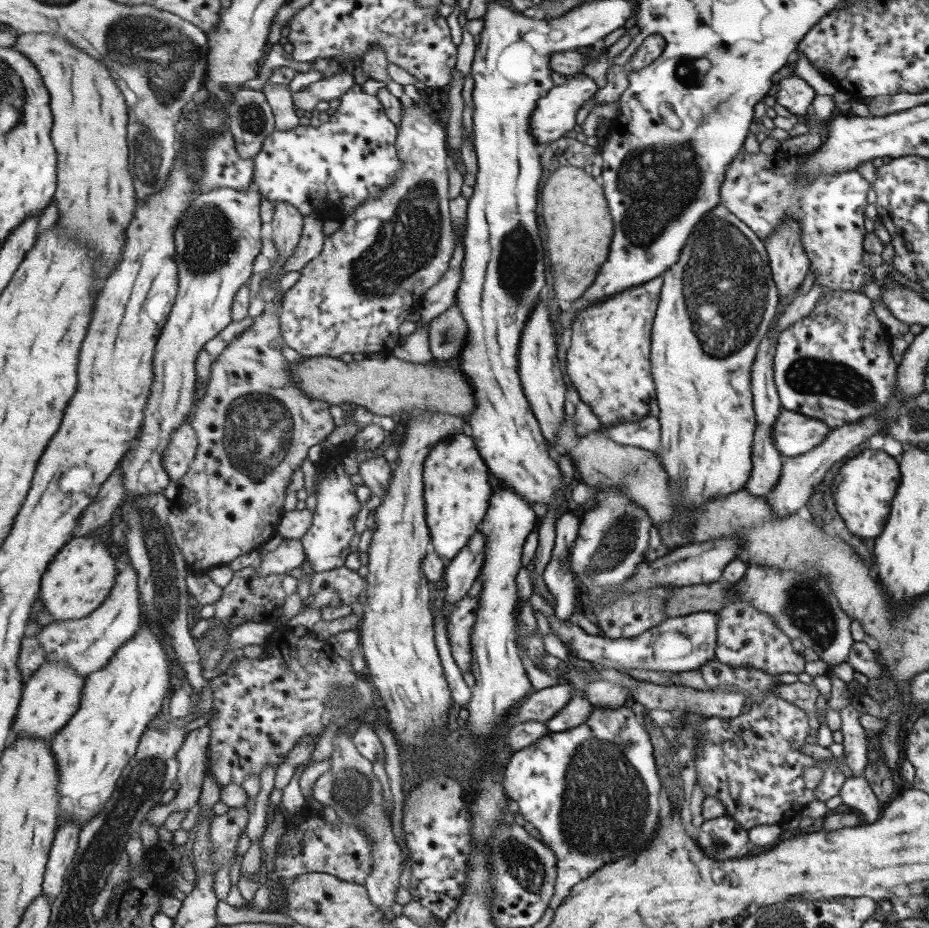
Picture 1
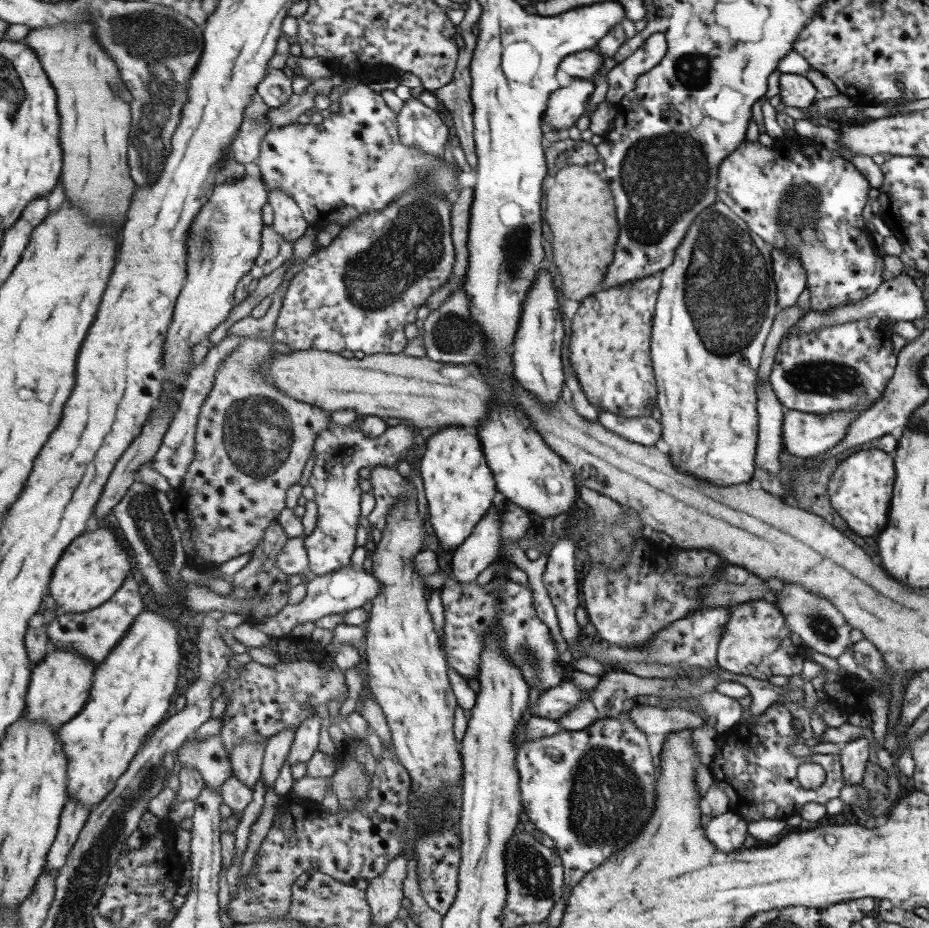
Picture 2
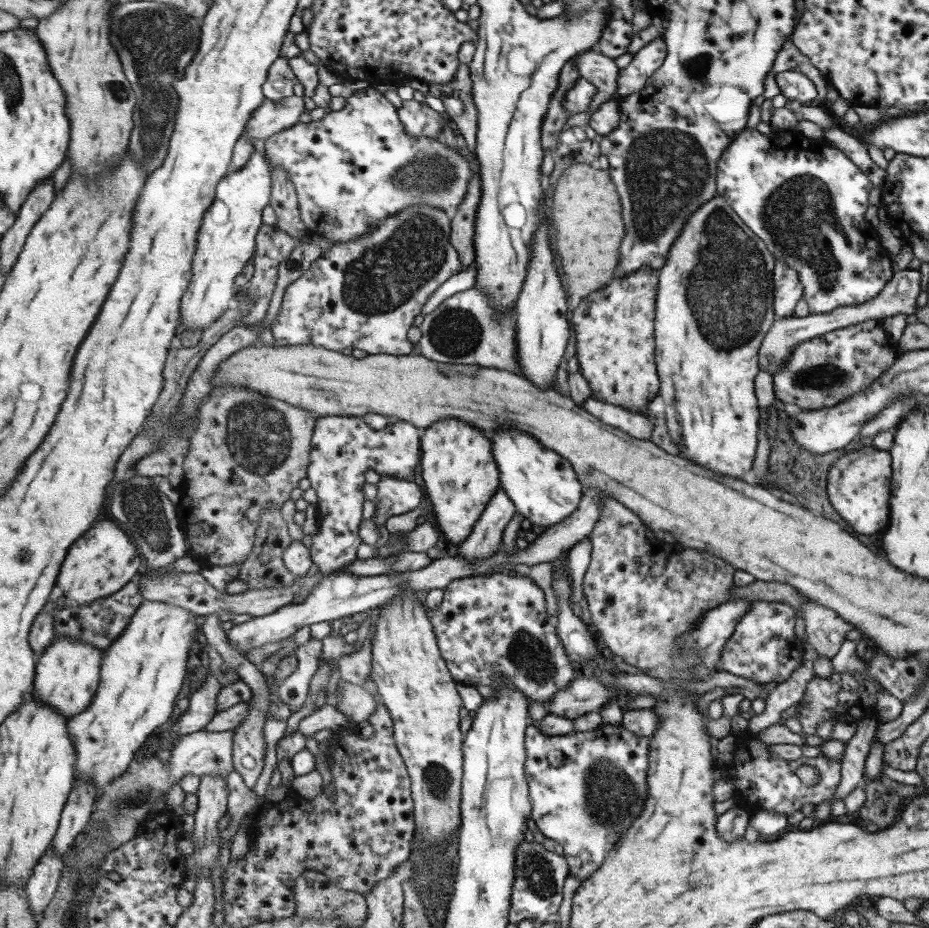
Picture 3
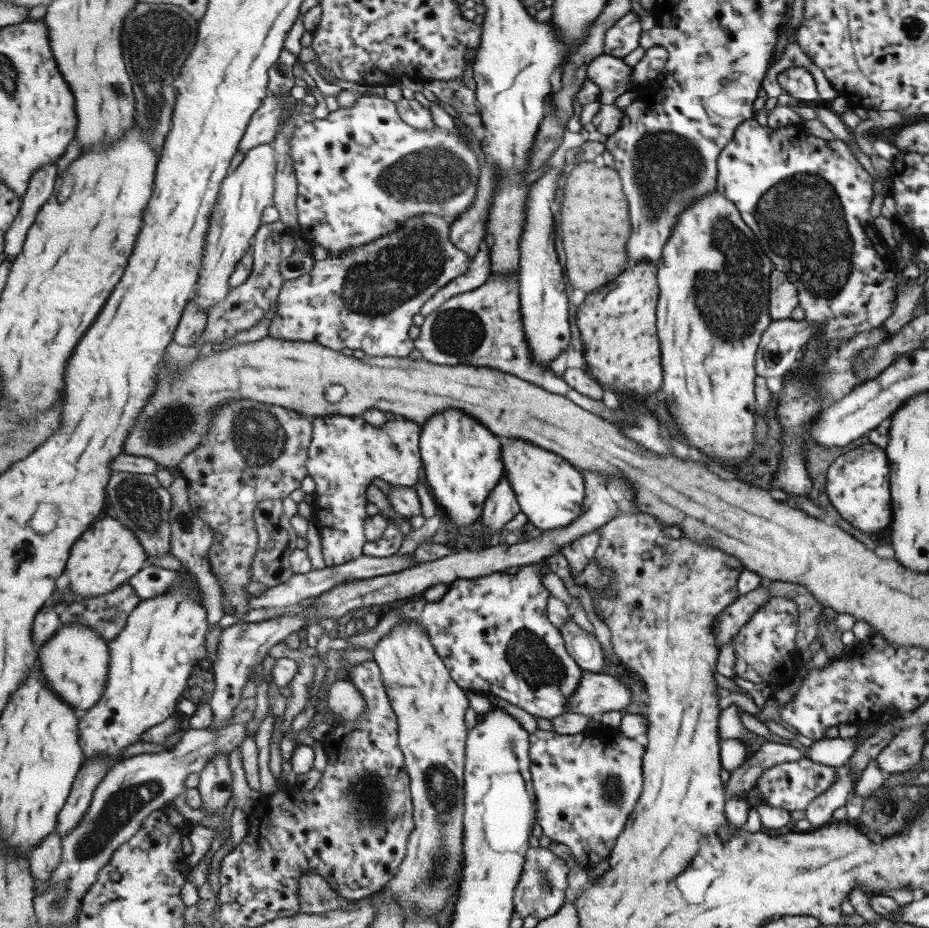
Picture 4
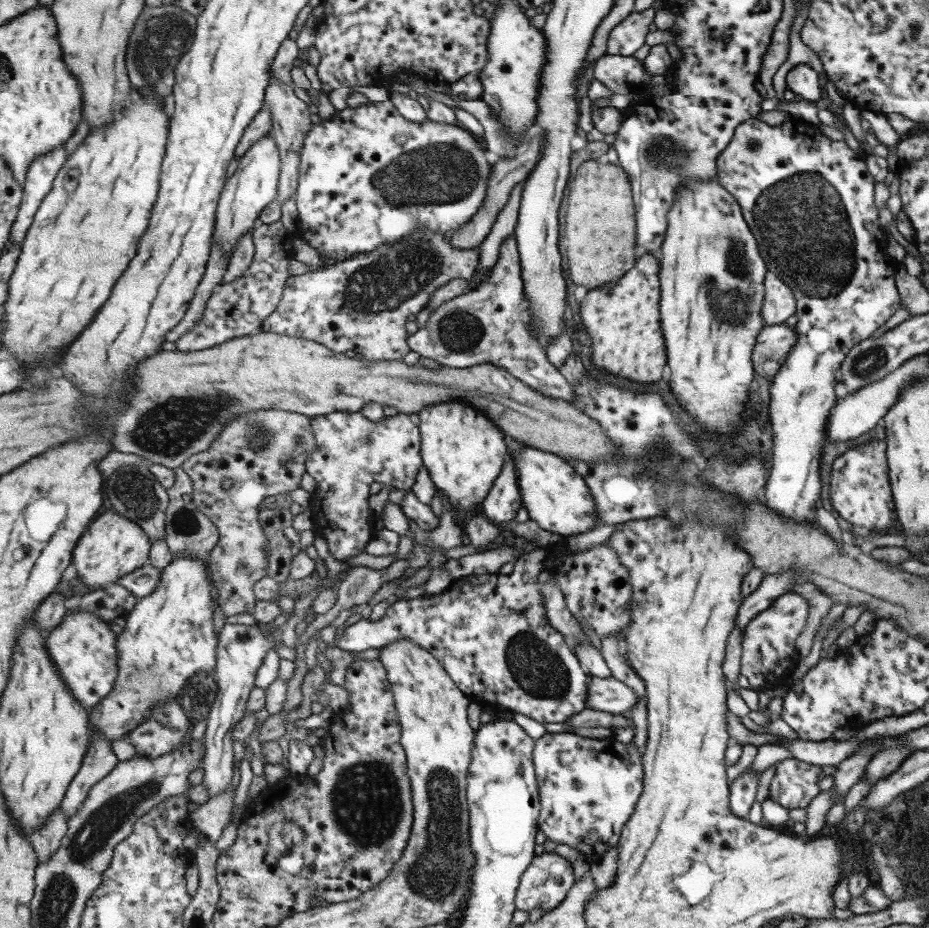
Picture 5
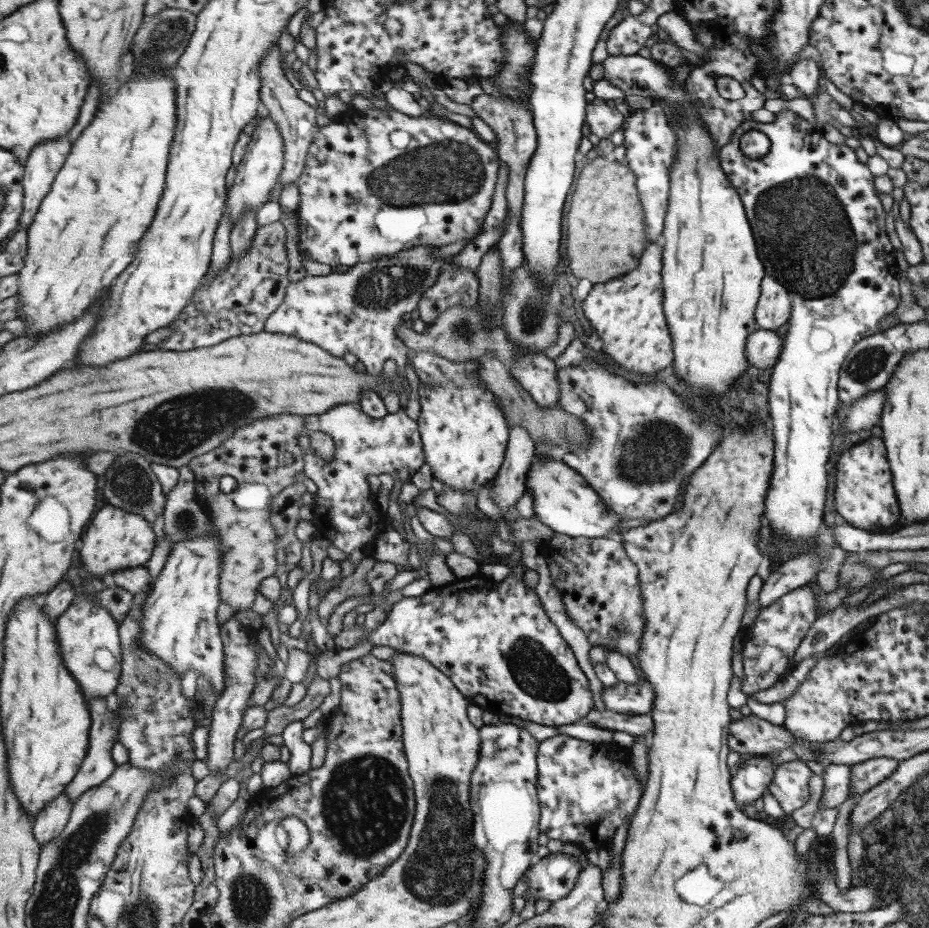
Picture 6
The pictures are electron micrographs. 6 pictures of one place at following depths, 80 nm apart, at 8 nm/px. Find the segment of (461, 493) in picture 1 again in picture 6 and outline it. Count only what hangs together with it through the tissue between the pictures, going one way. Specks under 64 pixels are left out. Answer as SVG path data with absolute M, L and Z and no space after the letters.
M412 349L408 359L421 381L418 393L422 410L417 422L432 475L455 490L483 488L505 463L511 425L495 394L478 376L480 359L451 362L434 352Z

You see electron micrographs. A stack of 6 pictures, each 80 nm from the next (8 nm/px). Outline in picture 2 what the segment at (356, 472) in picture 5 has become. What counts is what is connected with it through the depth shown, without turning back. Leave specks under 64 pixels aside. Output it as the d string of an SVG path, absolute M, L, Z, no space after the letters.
M329 423L325 431L317 437L315 463L309 484L315 490L315 501L318 505L316 527L305 537L305 548L308 550L310 568L314 576L349 567L351 556L357 548L357 528L361 517L361 486L359 470L361 468L395 468L397 460L406 459L417 444L417 432L411 426L398 424L387 429L381 437L373 439L363 433L362 426L354 428L354 423L341 426Z

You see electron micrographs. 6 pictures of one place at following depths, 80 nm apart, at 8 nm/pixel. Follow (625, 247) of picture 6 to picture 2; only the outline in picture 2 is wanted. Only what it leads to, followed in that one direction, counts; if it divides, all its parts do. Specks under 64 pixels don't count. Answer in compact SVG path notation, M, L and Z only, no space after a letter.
M565 166L554 176L554 185L547 190L546 202L546 222L553 230L555 252L552 254L555 254L559 276L563 278L559 291L563 298L579 302L600 290L619 232L609 184L599 180L599 175L589 172L586 166Z

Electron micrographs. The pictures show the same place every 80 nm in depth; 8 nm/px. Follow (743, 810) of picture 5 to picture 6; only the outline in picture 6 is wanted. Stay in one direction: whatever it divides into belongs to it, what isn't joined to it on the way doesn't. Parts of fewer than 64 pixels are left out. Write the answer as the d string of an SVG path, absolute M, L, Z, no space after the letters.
M755 755L753 759L747 759L735 774L730 778L730 787L733 800L741 810L744 804L750 804L761 797L763 788L772 781L773 767L770 758Z

